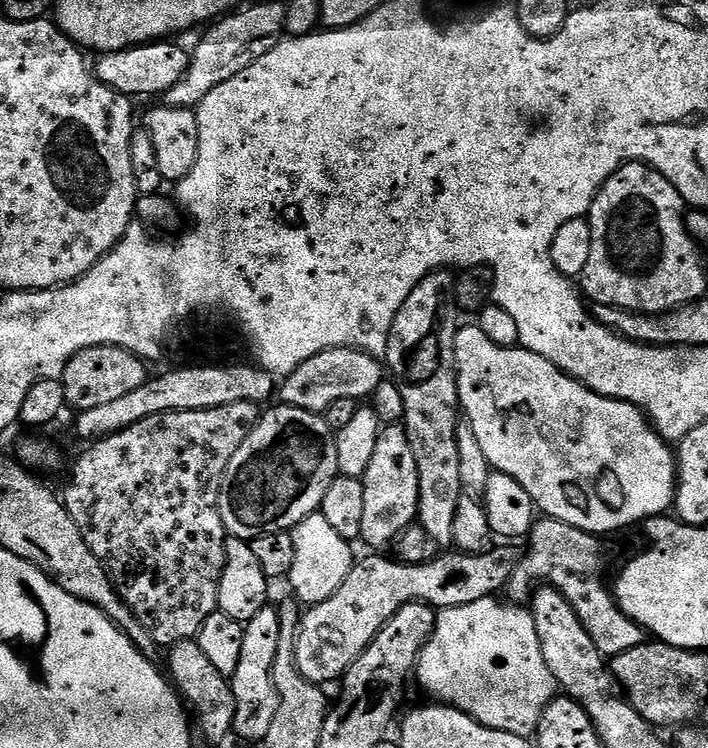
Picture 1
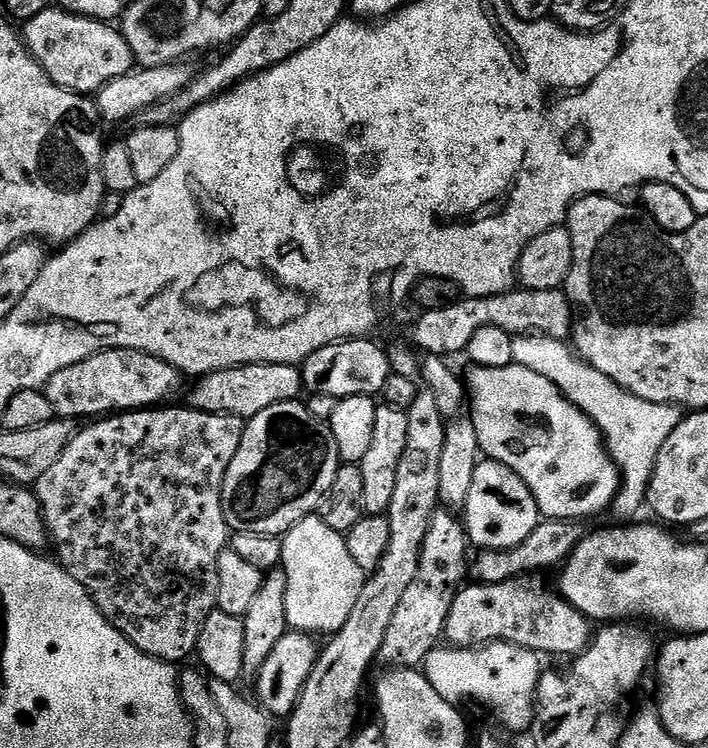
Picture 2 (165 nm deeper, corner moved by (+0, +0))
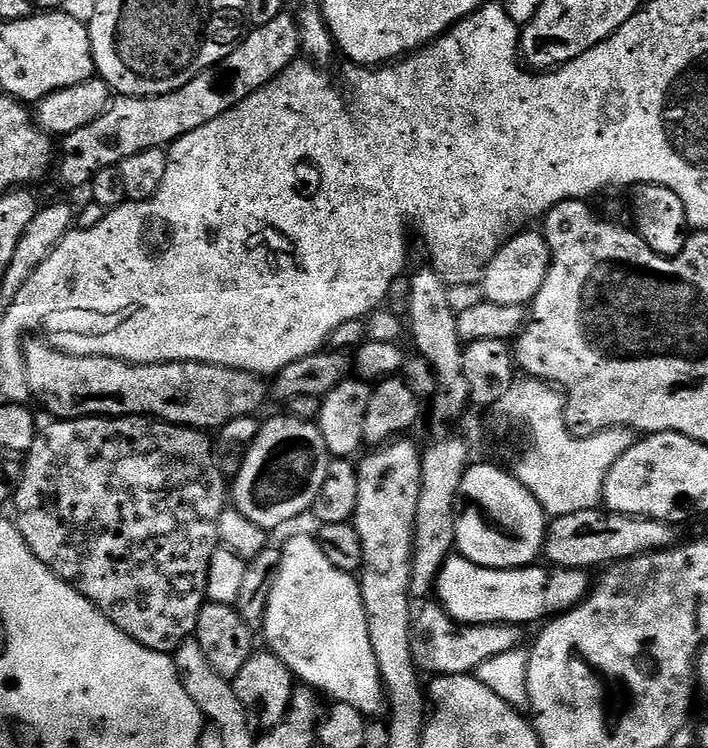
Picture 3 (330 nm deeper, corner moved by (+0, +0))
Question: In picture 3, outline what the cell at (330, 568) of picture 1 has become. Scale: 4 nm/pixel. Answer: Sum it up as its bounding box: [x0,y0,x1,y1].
[262,535,386,718]

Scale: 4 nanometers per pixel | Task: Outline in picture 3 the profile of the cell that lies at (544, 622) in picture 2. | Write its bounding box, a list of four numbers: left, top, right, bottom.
[412,602,525,676]

